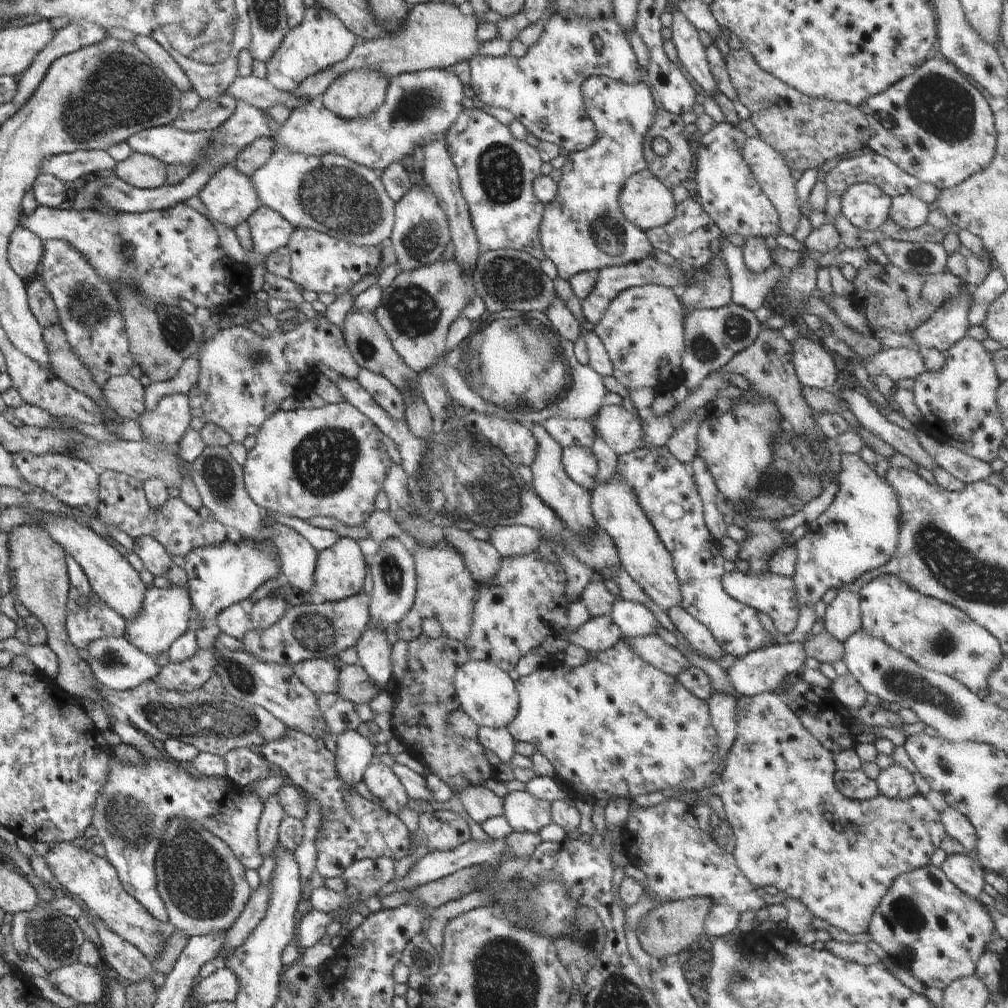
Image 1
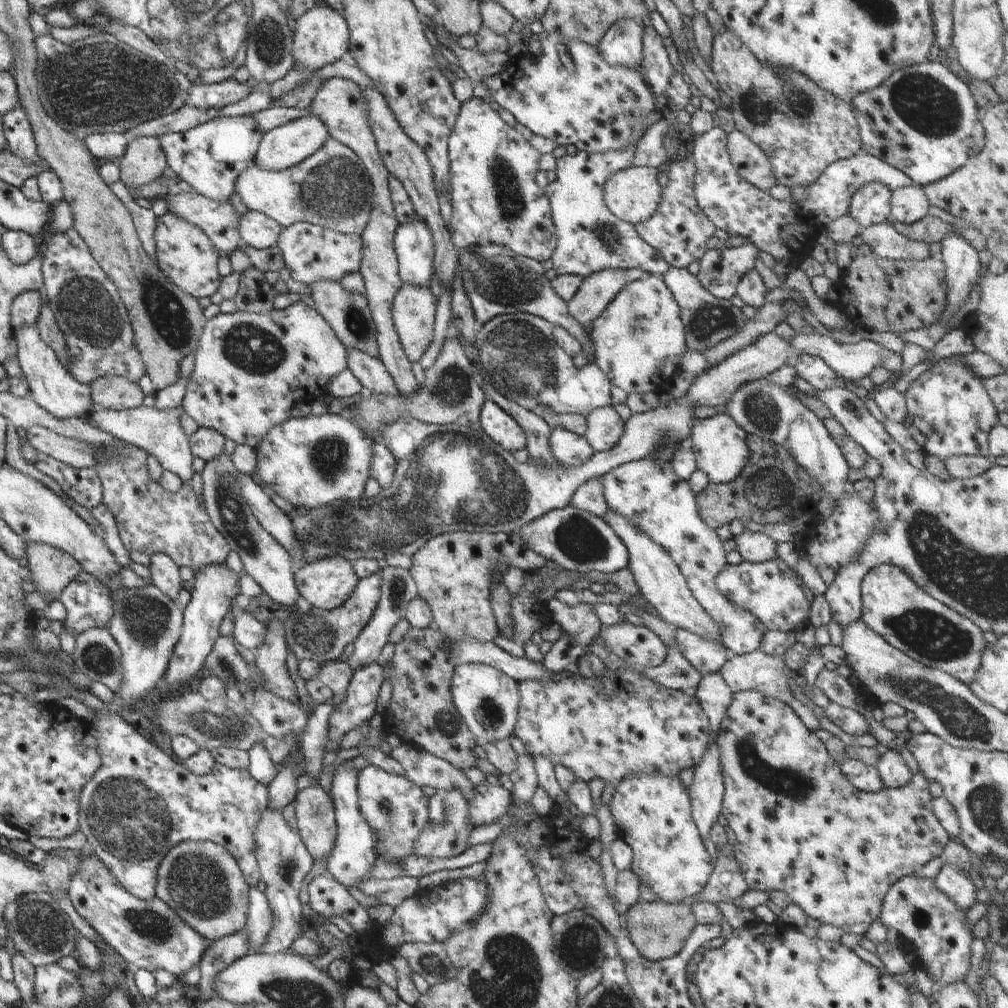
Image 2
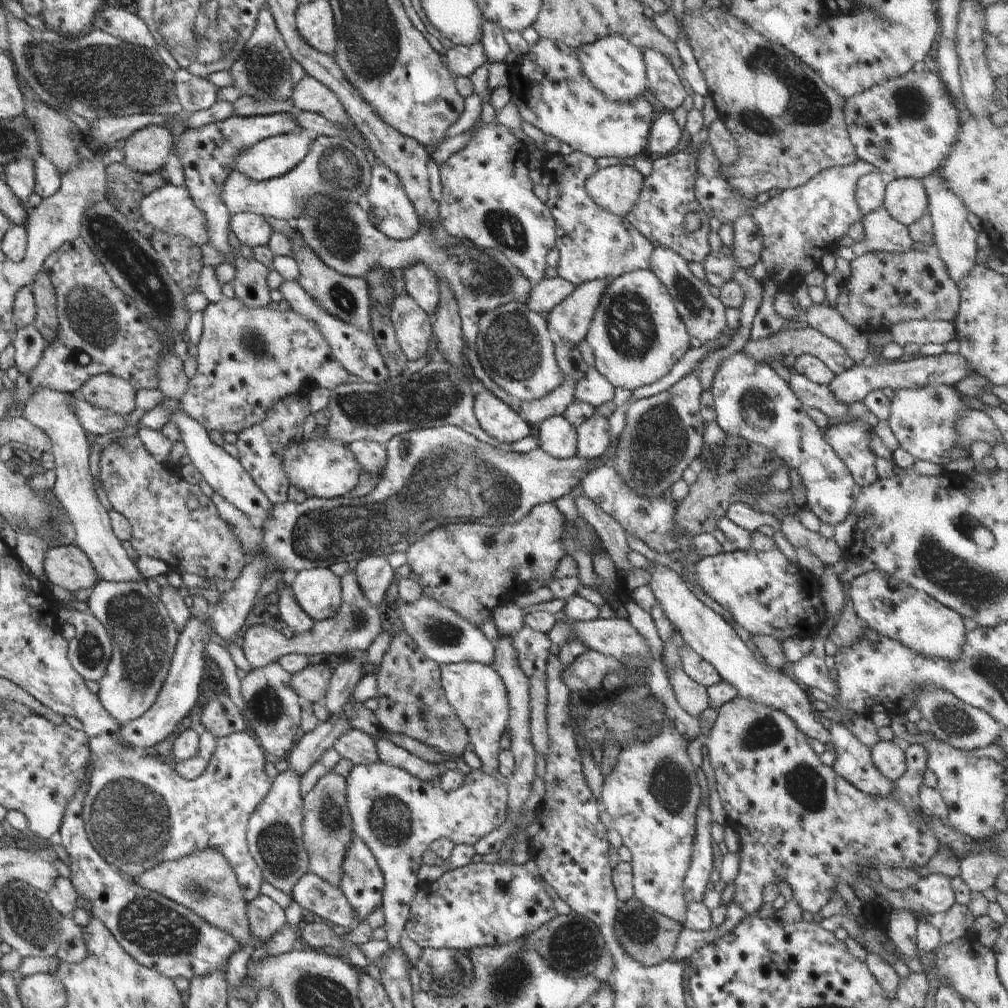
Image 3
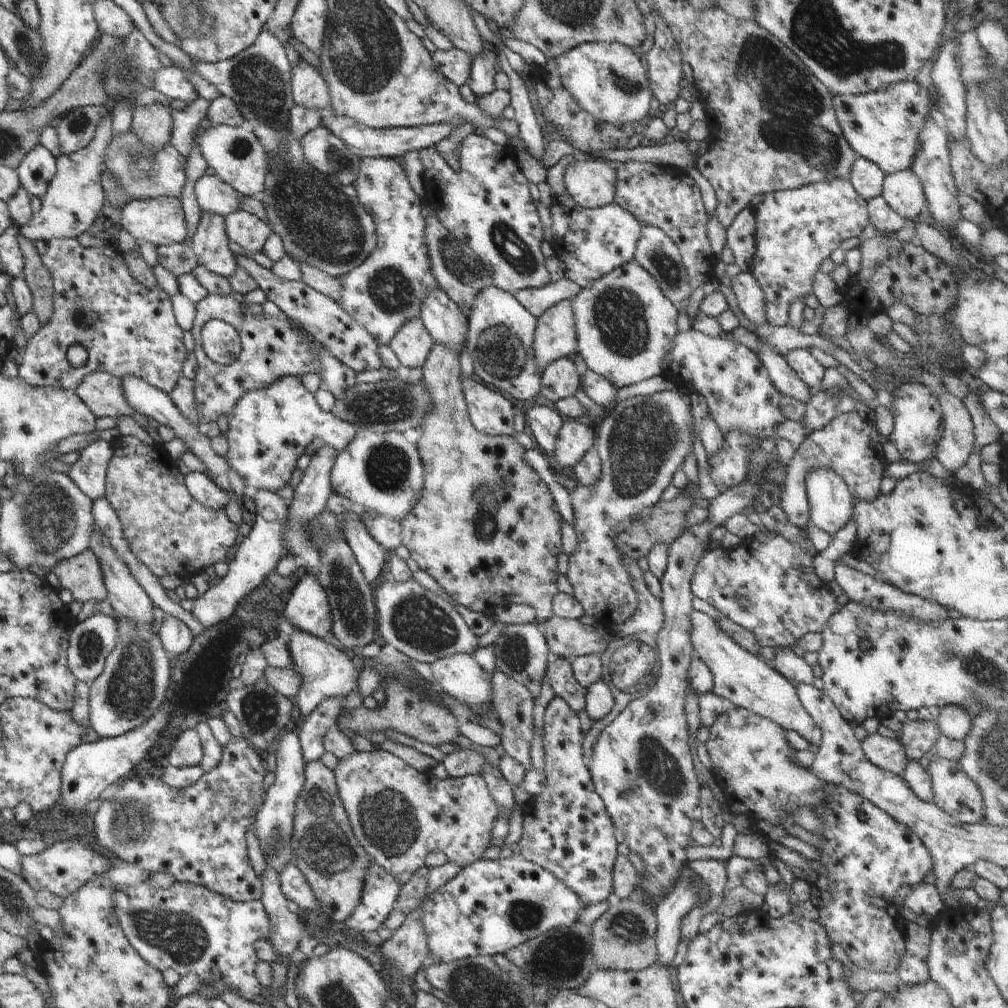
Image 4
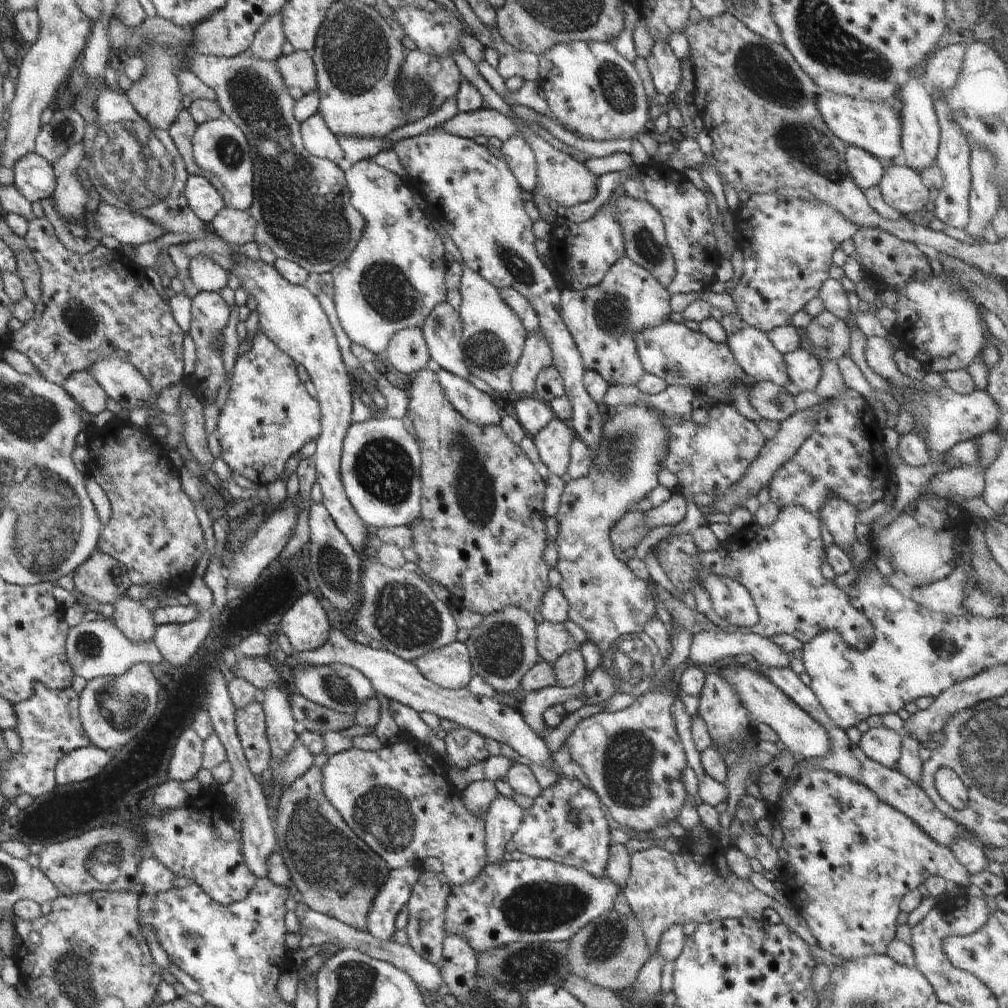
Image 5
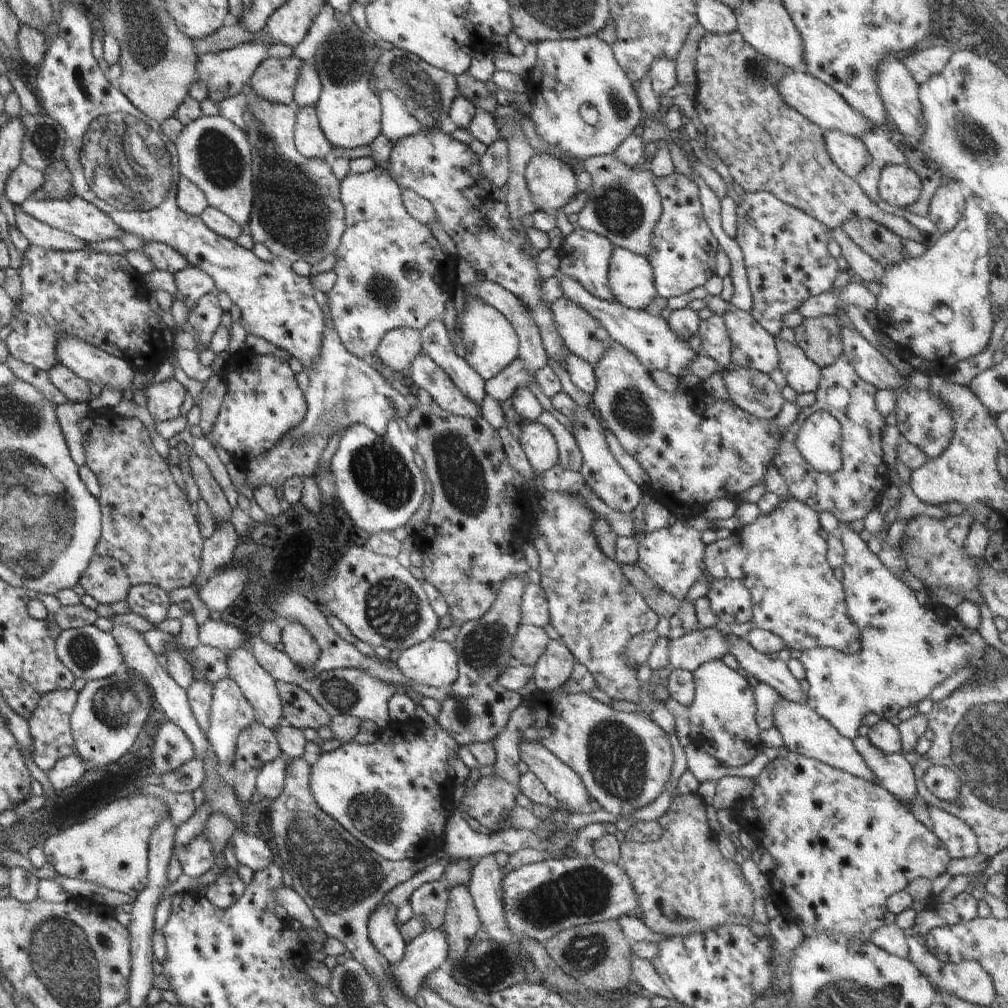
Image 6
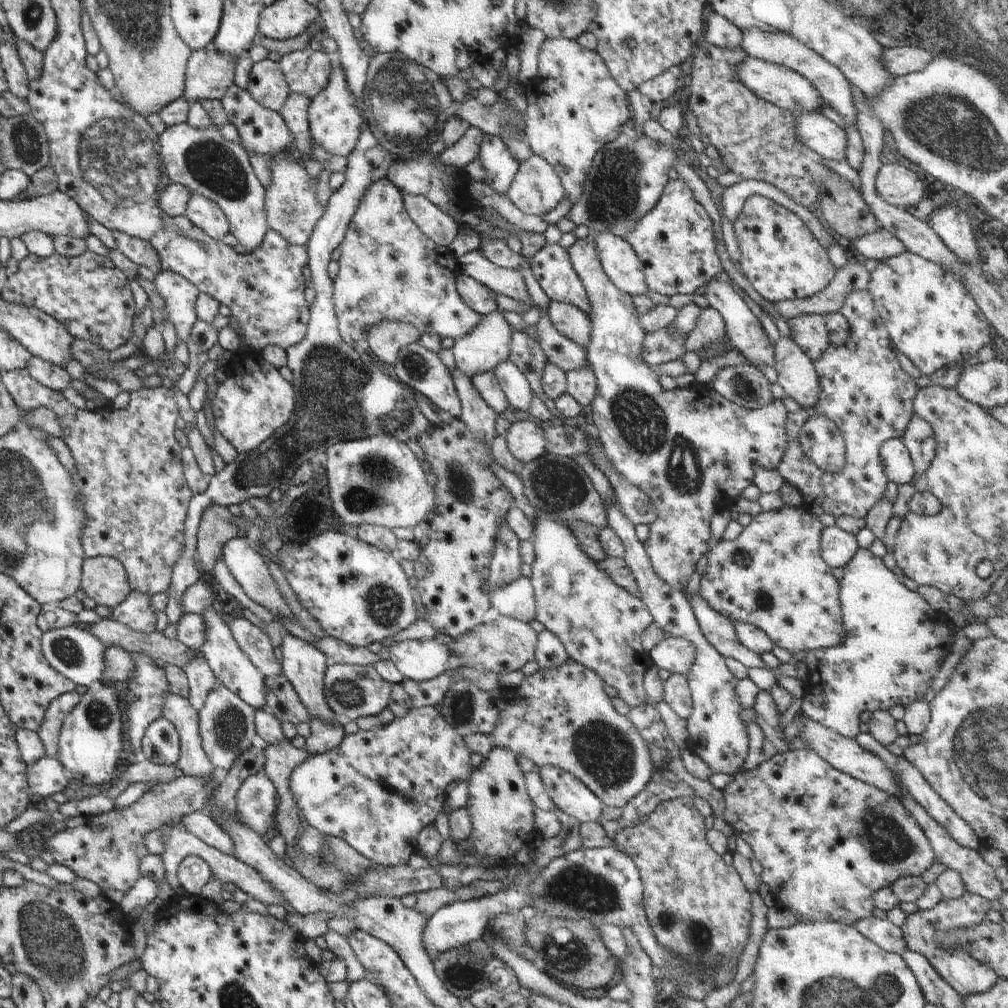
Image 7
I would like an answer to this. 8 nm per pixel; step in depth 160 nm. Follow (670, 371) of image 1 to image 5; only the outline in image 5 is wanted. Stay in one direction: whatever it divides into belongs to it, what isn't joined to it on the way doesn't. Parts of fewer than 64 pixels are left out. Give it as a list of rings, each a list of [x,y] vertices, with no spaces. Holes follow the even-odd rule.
[[[624,256],[608,269],[599,285],[579,291],[563,288],[559,311],[586,369],[597,372],[609,386],[635,385],[646,373],[638,356],[636,335],[670,320],[670,295],[649,270]]]

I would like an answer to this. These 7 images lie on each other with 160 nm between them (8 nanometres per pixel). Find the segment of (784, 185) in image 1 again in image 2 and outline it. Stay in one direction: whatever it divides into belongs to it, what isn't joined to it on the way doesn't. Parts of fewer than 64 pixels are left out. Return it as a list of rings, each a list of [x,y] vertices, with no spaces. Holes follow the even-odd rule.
[[[738,131],[726,134],[726,138],[728,156],[740,178],[744,178],[746,182],[766,193],[777,185],[768,159],[758,146],[754,146],[754,142],[750,142],[742,132]]]

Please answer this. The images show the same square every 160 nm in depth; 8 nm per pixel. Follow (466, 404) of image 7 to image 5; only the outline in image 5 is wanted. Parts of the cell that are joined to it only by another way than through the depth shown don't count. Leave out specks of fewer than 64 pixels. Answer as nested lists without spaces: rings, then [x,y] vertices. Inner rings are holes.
[[[444,301],[432,309],[421,329],[432,362],[468,380],[471,372],[465,365],[464,355],[459,345],[462,327],[459,310],[454,309],[448,301]]]

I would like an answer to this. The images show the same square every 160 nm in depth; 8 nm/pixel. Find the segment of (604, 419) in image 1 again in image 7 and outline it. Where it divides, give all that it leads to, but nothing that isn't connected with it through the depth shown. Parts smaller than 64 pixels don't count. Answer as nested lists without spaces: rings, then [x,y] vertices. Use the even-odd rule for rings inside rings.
[[[518,421],[511,424],[504,437],[510,454],[522,464],[543,457],[548,450],[542,428],[531,421]]]

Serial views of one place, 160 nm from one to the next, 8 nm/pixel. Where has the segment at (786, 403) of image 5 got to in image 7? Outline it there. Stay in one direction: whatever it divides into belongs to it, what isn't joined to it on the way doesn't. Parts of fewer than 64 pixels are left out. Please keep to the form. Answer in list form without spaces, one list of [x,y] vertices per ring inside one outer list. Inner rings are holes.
[[[750,364],[721,368],[712,389],[726,400],[750,410],[766,406],[773,399],[771,382],[758,367]]]

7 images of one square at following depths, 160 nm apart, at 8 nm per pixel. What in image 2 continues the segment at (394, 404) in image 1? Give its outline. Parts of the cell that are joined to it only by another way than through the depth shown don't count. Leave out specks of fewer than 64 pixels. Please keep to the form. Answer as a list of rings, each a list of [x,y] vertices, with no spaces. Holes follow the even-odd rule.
[[[346,348],[347,369],[370,393],[384,394],[384,396],[396,396],[396,389],[392,376],[386,371],[379,358],[374,358],[362,350]]]

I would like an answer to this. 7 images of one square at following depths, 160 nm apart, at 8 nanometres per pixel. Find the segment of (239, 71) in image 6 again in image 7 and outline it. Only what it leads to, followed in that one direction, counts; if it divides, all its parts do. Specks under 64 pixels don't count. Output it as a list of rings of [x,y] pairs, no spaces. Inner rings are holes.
[[[206,47],[197,51],[194,51],[187,62],[186,67],[186,88],[184,97],[187,101],[190,98],[194,98],[196,102],[199,102],[201,98],[213,98],[220,99],[225,95],[225,92],[234,85],[234,72],[236,68],[236,62],[240,58],[224,54],[215,47]]]

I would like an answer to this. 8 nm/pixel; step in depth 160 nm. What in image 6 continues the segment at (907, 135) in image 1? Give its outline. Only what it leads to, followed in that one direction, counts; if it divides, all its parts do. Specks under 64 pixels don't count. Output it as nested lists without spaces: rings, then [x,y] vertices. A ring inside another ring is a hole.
[[[792,72],[785,75],[779,82],[778,90],[783,100],[792,108],[795,108],[802,116],[824,130],[841,132],[858,138],[875,129],[870,121],[867,121],[844,100],[844,97],[841,97],[833,88],[808,73]]]

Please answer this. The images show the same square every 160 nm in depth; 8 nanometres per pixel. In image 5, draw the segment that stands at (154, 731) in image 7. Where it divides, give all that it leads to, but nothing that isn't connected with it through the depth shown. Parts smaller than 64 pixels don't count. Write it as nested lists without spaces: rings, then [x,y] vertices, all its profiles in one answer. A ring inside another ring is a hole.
[[[184,729],[175,742],[168,776],[175,781],[192,780],[203,761],[203,740],[194,729]]]

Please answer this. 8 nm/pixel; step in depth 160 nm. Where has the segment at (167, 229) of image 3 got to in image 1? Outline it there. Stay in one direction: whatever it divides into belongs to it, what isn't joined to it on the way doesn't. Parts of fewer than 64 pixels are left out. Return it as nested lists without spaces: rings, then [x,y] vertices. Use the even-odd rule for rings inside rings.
[[[225,165],[222,169],[219,169],[212,179],[198,192],[198,195],[193,199],[203,203],[208,210],[206,215],[208,219],[213,220],[213,223],[217,225],[220,230],[224,228],[234,229],[238,224],[247,221],[247,219],[263,207],[260,198],[257,198],[256,190],[250,182],[248,176],[244,176],[242,172],[238,172],[234,166]]]

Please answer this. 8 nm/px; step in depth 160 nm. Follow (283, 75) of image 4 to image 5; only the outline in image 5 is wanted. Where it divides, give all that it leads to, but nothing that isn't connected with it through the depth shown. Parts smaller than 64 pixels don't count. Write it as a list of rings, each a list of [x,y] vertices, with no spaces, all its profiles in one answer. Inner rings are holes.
[[[192,47],[181,52],[186,68],[190,69],[206,86],[216,93],[216,101],[224,114],[248,139],[253,158],[254,202],[247,213],[256,221],[255,242],[270,247],[278,258],[299,264],[308,274],[331,272],[342,265],[352,254],[365,231],[365,220],[350,202],[350,191],[345,179],[345,167],[328,159],[312,156],[303,145],[299,122],[294,118],[295,100],[288,94],[285,80],[280,74],[276,60],[264,60],[240,53],[235,57],[201,55]]]

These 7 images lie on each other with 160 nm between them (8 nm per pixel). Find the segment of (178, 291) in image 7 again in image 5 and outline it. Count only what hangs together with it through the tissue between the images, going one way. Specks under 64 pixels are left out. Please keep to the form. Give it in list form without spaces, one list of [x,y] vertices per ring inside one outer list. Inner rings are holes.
[[[200,255],[189,260],[189,278],[200,291],[218,291],[227,285],[229,272],[209,256]]]

